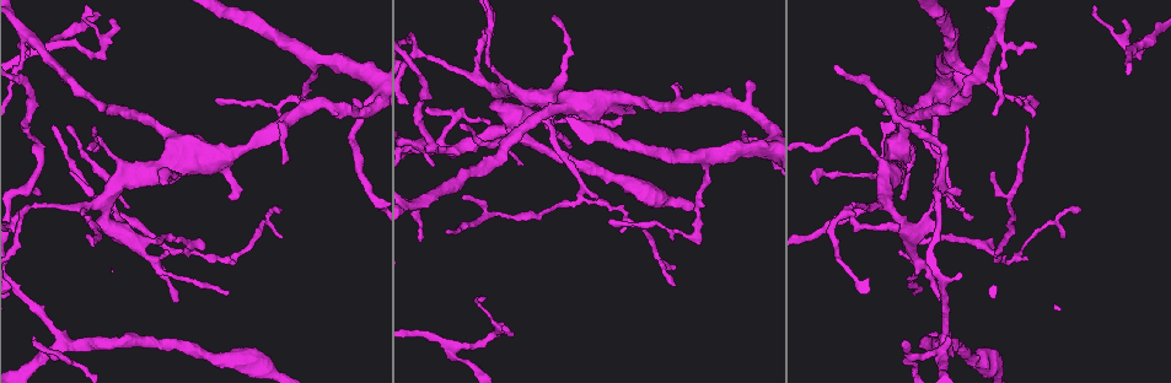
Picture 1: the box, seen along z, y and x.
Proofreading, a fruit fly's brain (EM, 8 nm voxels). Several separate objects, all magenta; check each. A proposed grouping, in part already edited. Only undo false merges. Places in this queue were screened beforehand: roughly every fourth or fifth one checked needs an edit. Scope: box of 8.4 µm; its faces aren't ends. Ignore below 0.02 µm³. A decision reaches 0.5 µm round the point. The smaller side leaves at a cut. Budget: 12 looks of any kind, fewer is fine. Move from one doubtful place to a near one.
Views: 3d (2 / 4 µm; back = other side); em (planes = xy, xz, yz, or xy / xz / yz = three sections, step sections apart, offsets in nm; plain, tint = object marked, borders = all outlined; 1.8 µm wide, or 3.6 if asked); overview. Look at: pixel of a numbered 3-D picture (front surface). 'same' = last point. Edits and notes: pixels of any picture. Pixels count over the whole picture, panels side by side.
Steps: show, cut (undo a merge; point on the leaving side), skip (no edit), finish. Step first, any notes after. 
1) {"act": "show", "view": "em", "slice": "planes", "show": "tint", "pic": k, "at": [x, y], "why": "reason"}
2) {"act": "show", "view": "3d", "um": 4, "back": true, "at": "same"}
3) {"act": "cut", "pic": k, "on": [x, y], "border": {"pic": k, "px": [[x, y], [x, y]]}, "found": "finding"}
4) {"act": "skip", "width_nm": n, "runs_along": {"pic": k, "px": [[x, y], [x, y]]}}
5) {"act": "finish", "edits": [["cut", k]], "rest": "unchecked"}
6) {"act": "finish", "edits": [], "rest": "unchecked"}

{"act": "show", "view": "3d", "um": 4, "pic": 1, "at": [29, 209], "why": "a fork"}

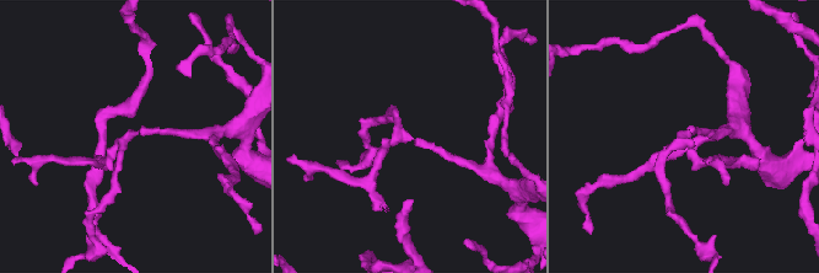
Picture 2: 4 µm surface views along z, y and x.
{"act": "show", "view": "em", "slice": "planes", "show": "tint", "pic": 2, "at": [686, 134]}

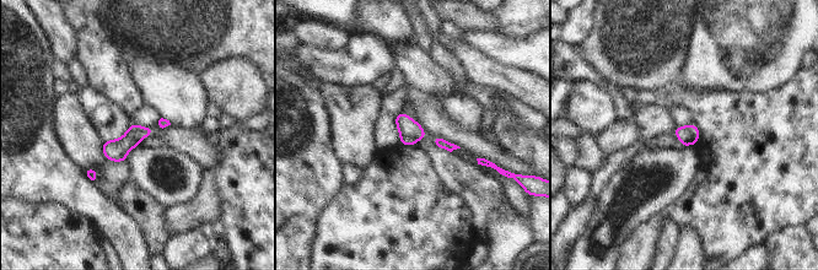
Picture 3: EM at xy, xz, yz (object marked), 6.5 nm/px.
{"act": "skip", "found": "all the same neuron"}

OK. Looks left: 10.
{"act": "show", "view": "em", "slice": "yz", "step": 4, "show": "borders", "pic": 1, "at": [129, 171], "why": "three-way junction"}

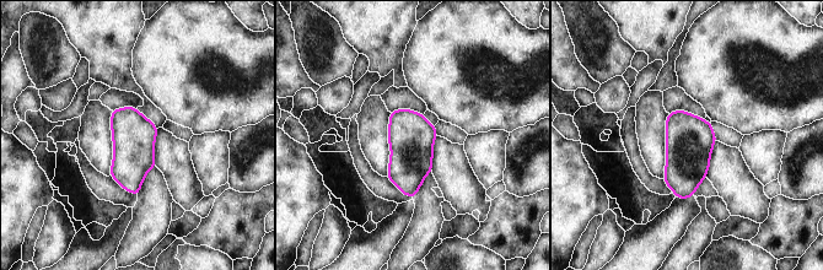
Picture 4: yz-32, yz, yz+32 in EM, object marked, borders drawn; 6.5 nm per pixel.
{"act": "skip", "found": "all the same neuron"}

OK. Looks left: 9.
{"act": "show", "view": "3d", "um": 2, "pic": 1, "at": [457, 147], "why": "abrupt turn"}

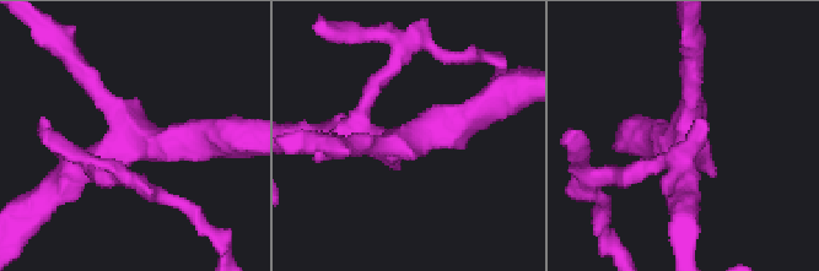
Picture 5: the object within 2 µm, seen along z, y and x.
{"act": "show", "view": "em", "slice": "planes", "show": "tint", "pic": 5, "at": [131, 128], "why": "need the tissue"}

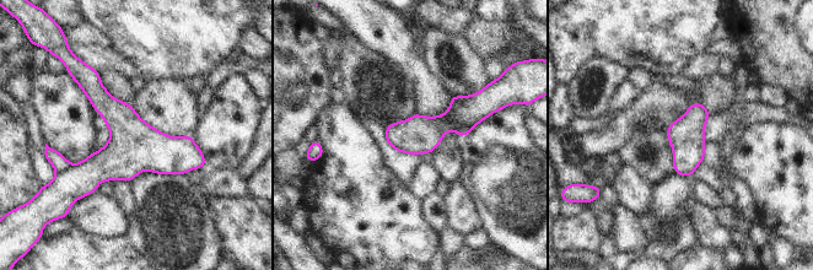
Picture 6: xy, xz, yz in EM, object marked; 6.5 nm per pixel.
{"act": "cut", "pic": 6, "on": [55, 158], "border": {"pic": 6, "px": [[70, 163], [58, 172]]}, "found": "a second neuron is stuck on"}

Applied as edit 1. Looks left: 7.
{"act": "show", "view": "overview"}

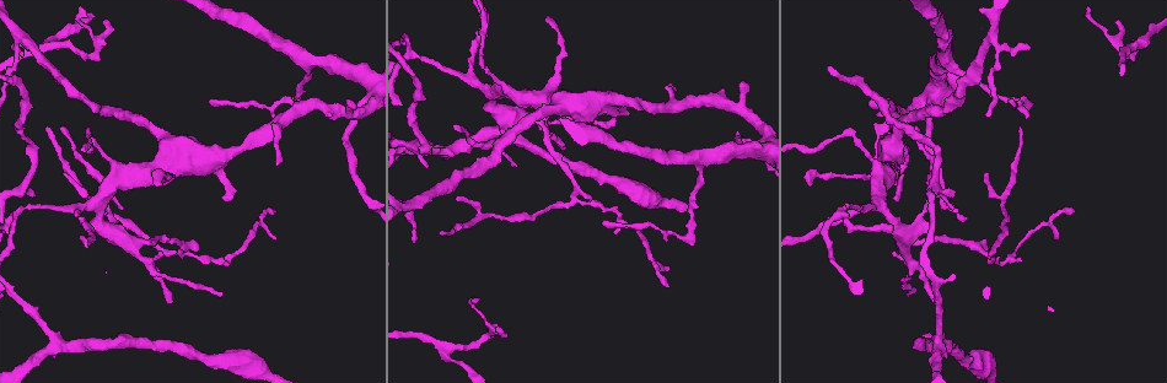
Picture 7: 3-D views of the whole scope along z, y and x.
{"act": "show", "view": "em", "slice": "yz", "step": 4, "show": "tint", "pic": 7, "at": [912, 264], "why": "sudden change in width"}

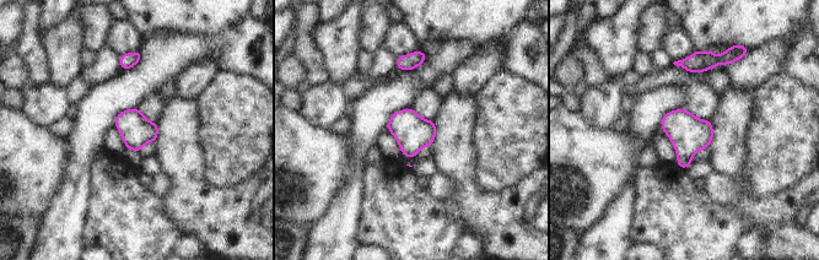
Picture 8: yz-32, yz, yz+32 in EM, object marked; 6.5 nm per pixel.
{"act": "show", "view": "em", "slice": "planes", "show": "tint", "at": "same"}

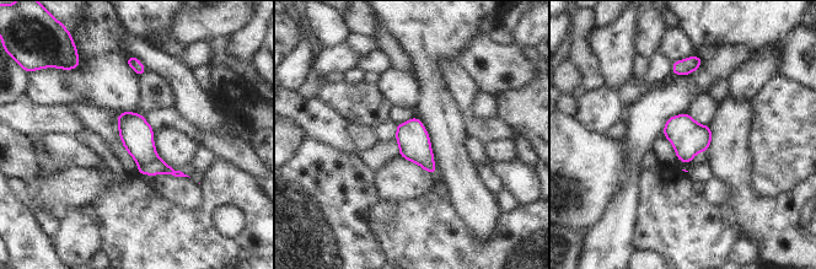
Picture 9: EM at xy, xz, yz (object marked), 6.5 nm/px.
{"act": "skip", "width_nm": 200, "found": "continuous, no second neuron"}

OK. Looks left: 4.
{"act": "show", "view": "3d", "um": 4, "pic": 7, "at": [701, 161], "why": "three arms meet"}

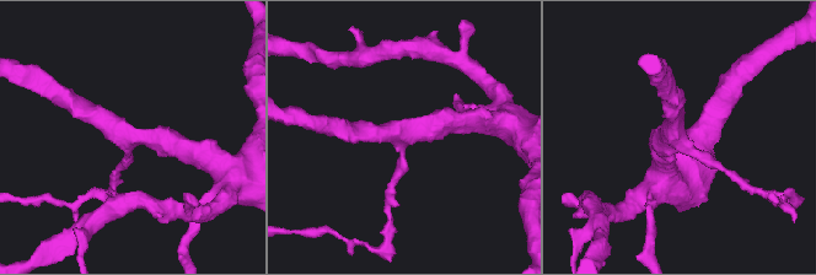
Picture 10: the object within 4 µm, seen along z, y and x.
{"act": "show", "view": "em", "slice": "xz", "step": 8, "show": "tint", "pic": 10, "at": [127, 141], "arms": 3, "why": "shape alone is not enough"}

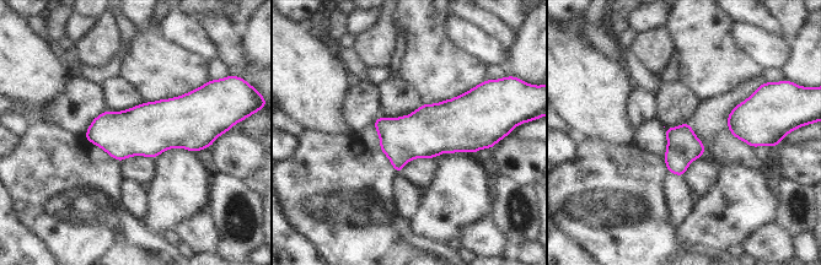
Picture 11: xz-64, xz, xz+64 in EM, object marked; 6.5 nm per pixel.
{"act": "show", "view": "em", "slice": "yz", "step": 8, "show": "borders", "at": "same"}

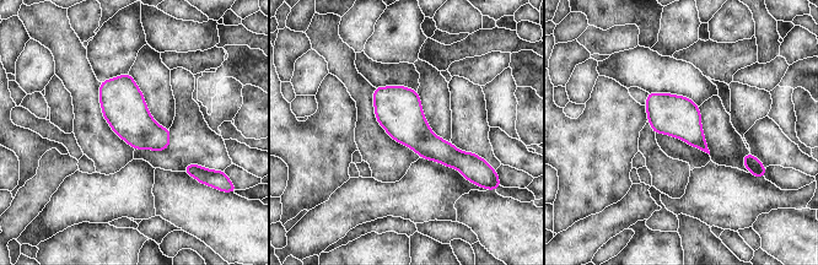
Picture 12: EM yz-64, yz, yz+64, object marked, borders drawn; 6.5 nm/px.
{"act": "skip", "runs_along": {"pic": 12, "px": [[377, 90], [436, 149], [469, 167]]}, "found": "all the same neuron"}

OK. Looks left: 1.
{"act": "finish", "edits": [["cut", 6]], "rest": "unchecked"}

